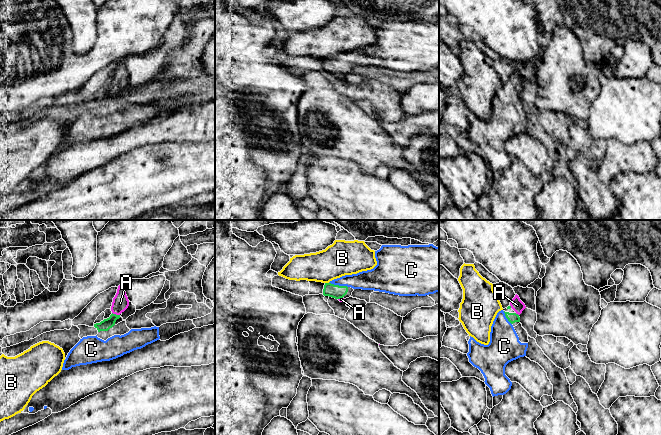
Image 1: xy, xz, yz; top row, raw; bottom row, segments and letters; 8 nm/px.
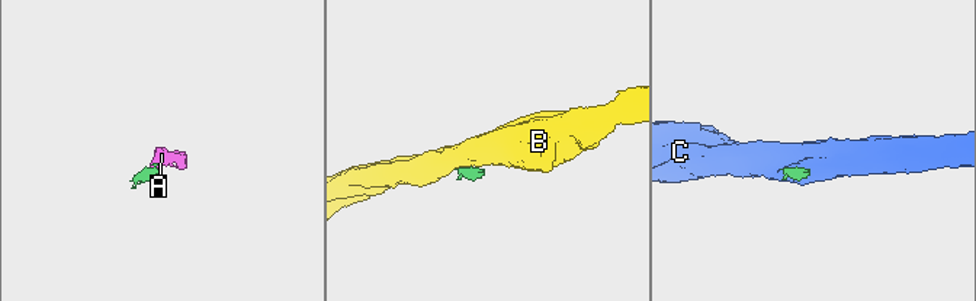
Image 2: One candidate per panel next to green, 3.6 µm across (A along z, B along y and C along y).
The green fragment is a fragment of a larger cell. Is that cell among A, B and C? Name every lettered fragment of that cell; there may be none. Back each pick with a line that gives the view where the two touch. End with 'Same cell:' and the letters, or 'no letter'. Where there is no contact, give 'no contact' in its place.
A: meets green in xy
C: meets green in xz
Same cell: A, C

